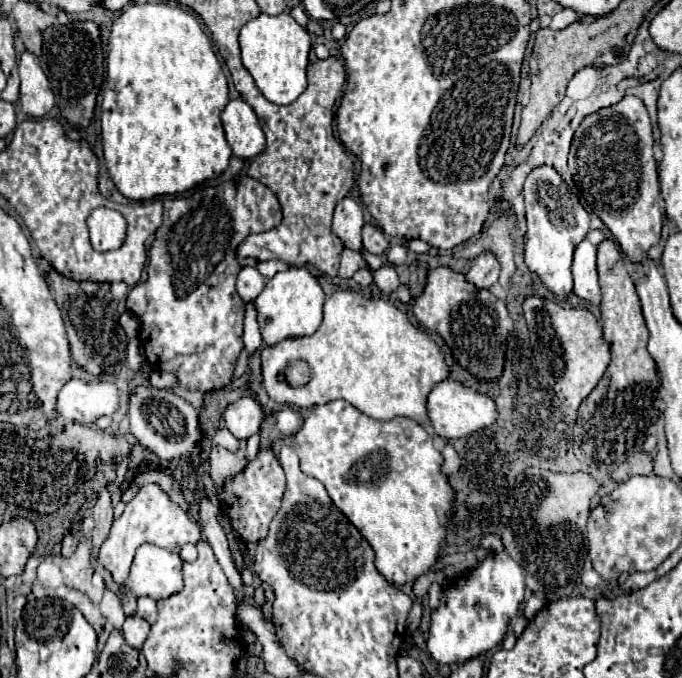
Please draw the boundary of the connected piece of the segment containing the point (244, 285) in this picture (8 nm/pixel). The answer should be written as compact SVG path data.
M244 267L244 269L240 271L240 275L238 275L236 291L240 293L240 297L242 297L246 303L250 303L250 301L254 301L254 299L262 293L264 285L266 285L266 279L258 273L256 267Z

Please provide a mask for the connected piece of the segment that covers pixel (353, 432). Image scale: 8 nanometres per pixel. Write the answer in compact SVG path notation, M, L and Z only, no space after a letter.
M340 399L312 409L302 429L294 435L294 449L300 457L302 471L326 487L334 505L372 545L376 553L376 569L384 579L392 581L394 585L404 585L432 569L440 543L446 537L446 515L452 507L454 491L440 471L444 459L440 451L434 449L432 435L424 427L408 417L378 421Z

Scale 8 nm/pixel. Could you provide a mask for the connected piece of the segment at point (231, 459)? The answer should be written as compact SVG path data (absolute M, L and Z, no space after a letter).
M212 447L210 451L210 477L212 481L216 483L216 487L222 487L224 481L232 475L232 473L238 473L246 467L246 459L244 457L238 457L236 453L232 451L226 451L226 449L216 449Z

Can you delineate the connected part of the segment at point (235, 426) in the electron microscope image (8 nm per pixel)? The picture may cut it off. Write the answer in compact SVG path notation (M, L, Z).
M242 397L224 409L222 419L224 419L224 427L236 439L248 439L250 435L260 431L262 409L260 409L258 401L254 401L250 397Z

